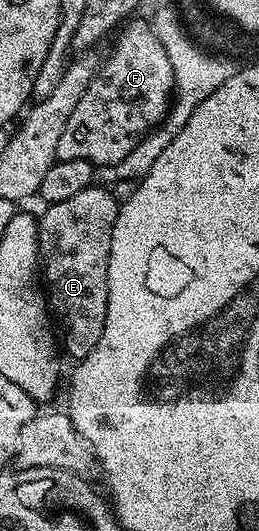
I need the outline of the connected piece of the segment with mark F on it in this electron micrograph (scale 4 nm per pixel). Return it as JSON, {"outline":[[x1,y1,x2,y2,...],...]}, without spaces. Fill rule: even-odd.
{"outline":[[129,21,119,31,120,39,112,55,103,59,96,79,86,88,82,100,78,100,78,108,74,108,70,120,66,120,66,128,62,128,62,140,58,140,57,159,86,160,95,167,113,166,126,160,126,156,138,148,141,140,167,118,176,88,174,68,170,68,170,56,166,56,166,48,162,48,162,40,158,40,153,32,151,21,136,21]]}

